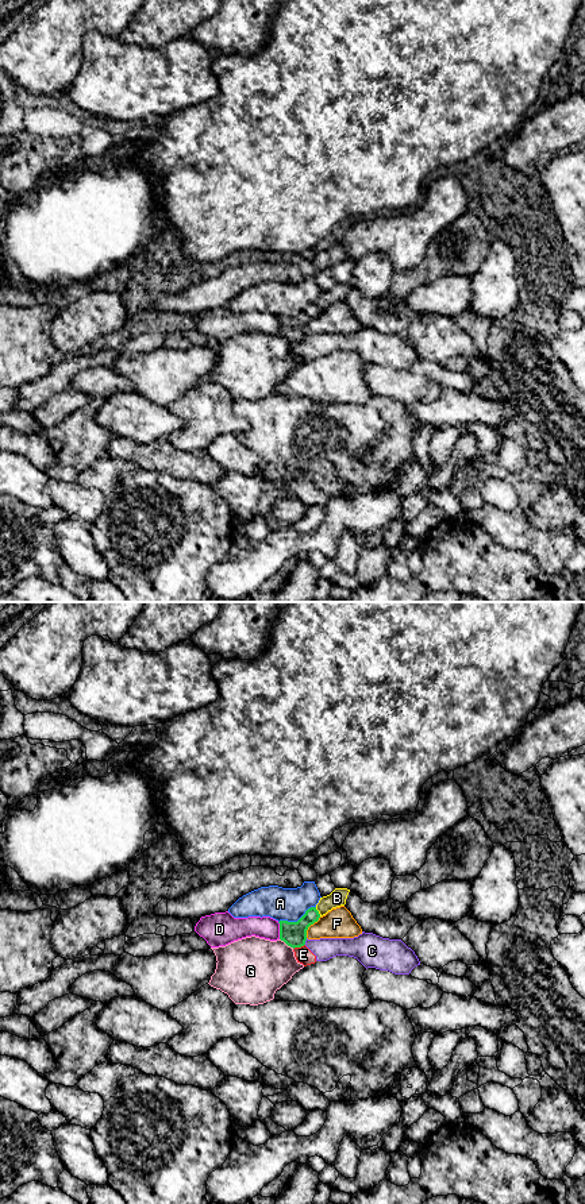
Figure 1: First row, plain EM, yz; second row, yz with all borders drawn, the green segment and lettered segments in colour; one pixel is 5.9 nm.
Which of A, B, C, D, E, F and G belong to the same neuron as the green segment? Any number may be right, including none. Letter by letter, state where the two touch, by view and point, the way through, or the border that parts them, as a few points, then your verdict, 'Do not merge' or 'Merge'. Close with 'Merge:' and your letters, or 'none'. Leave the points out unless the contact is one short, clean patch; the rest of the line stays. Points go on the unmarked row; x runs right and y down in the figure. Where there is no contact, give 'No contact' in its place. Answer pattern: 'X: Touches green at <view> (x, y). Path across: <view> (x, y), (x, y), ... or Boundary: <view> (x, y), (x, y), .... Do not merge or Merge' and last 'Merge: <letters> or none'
A: Touches green at yz (297, 316). Do not merge
B: Touches green at yz (318, 307). Path across: yz (293, 330), (318, 307), (337, 293). Merge
C: Touches green at yz (306, 335). Boundary: yz (307, 334), (304, 339). Do not merge
D: Touches green at yz (280, 325). Do not merge
E: Touches green at yz (299, 342). Do not merge
F: Touches green at yz (310, 320). Do not merge
G: Touches green at yz (287, 339). Do not merge
Merge: B

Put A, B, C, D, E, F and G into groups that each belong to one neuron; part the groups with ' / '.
A / B / C E / D / F / G

